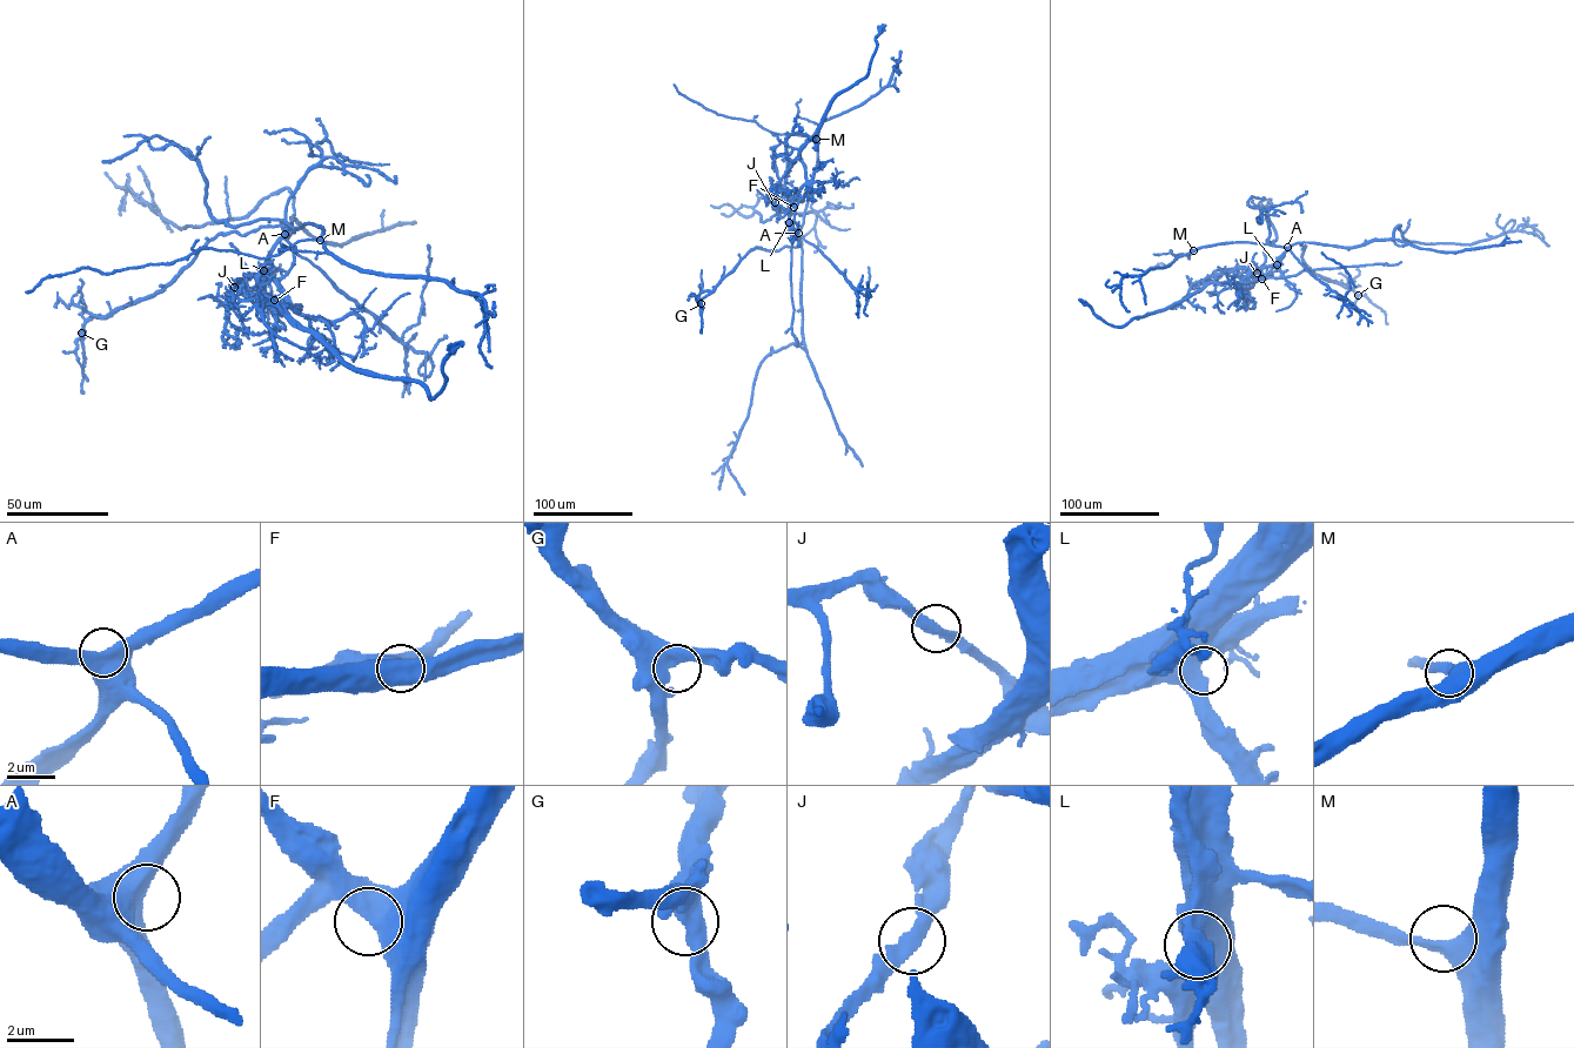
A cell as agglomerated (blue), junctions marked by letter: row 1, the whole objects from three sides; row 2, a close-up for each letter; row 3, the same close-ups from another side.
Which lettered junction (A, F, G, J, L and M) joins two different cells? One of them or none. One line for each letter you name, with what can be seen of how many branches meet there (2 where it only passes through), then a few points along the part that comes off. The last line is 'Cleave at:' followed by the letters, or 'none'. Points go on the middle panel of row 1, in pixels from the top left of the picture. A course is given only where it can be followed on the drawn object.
J: branches 2; course (775, 202), (779, 181), (798, 158), (804, 168), (805, 189), (796, 208), (791, 247), (791, 329), (797, 347)
Cleave at: J

